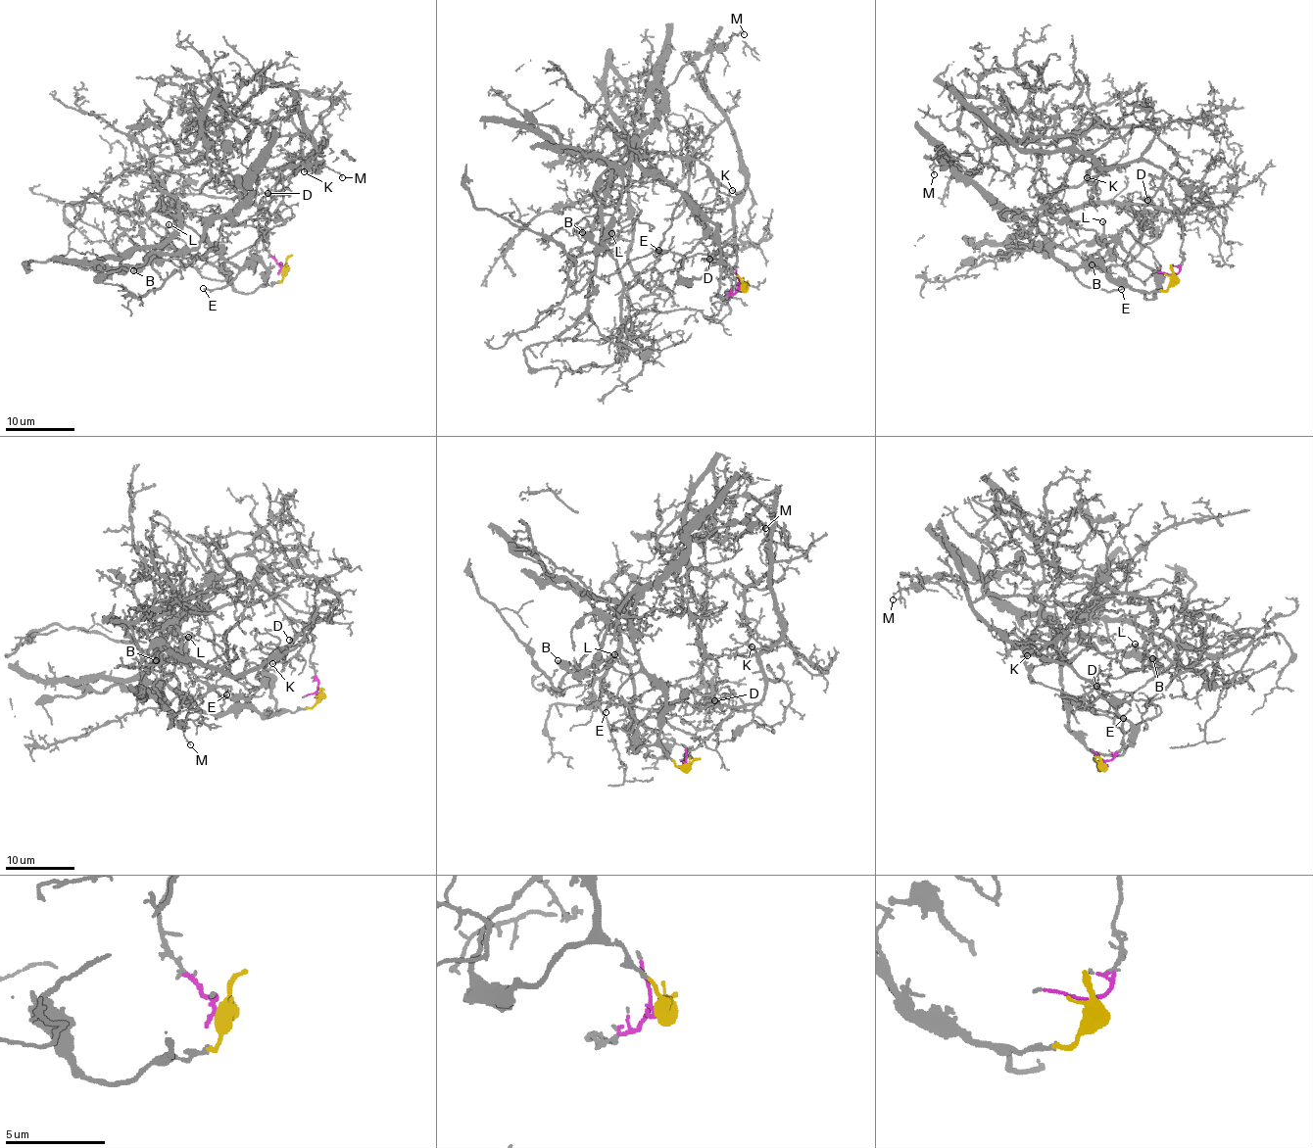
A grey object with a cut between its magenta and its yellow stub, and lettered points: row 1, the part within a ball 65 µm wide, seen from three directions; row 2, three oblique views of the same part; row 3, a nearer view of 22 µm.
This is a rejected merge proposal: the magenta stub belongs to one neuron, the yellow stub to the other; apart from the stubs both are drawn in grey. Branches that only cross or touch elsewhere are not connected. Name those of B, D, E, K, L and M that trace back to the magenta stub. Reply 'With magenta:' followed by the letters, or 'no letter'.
With magenta: D, K

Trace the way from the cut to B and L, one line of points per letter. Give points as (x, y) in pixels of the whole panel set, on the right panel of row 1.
B: (1175, 278), (1142, 291), (1095, 263), (1066, 266), (1018, 222), (1040, 245), (1101, 241), (1109, 257), (1092, 264)
L: (1175, 278), (1142, 291), (1095, 263), (1066, 266), (1018, 222), (1064, 248), (1096, 240), (1102, 221)

